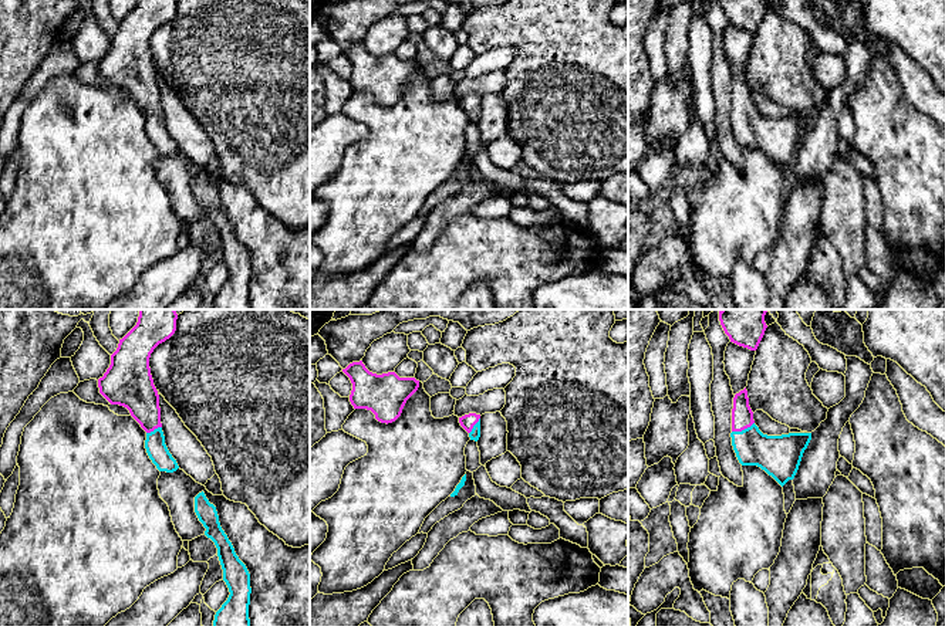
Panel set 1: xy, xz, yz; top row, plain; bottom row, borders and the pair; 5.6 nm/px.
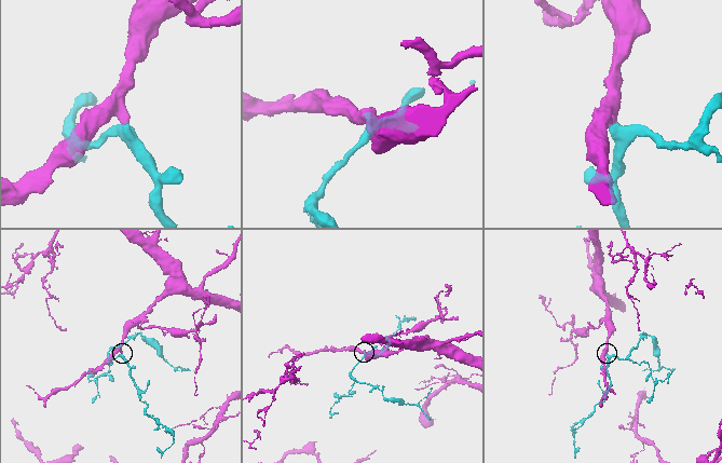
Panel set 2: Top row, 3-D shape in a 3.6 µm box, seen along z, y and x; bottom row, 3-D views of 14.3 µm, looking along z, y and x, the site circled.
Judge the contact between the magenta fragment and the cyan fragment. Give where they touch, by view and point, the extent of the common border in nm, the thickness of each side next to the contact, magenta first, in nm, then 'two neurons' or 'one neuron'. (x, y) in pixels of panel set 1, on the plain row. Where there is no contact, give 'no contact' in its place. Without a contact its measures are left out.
yz (742, 111) | 140 nm | 130/220 nm | one neuron

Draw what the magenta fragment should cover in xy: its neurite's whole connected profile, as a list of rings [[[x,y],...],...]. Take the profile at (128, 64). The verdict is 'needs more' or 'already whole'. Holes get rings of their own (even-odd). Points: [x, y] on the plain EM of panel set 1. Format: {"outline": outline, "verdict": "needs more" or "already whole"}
{"outline": [[[138,0],[136,7],[119,21],[111,47],[98,61],[99,75],[111,85],[129,92],[146,114],[145,131],[159,153],[179,150],[165,126],[159,77],[153,67],[149,40],[153,31],[176,13],[178,0]]], "verdict": "needs more"}

